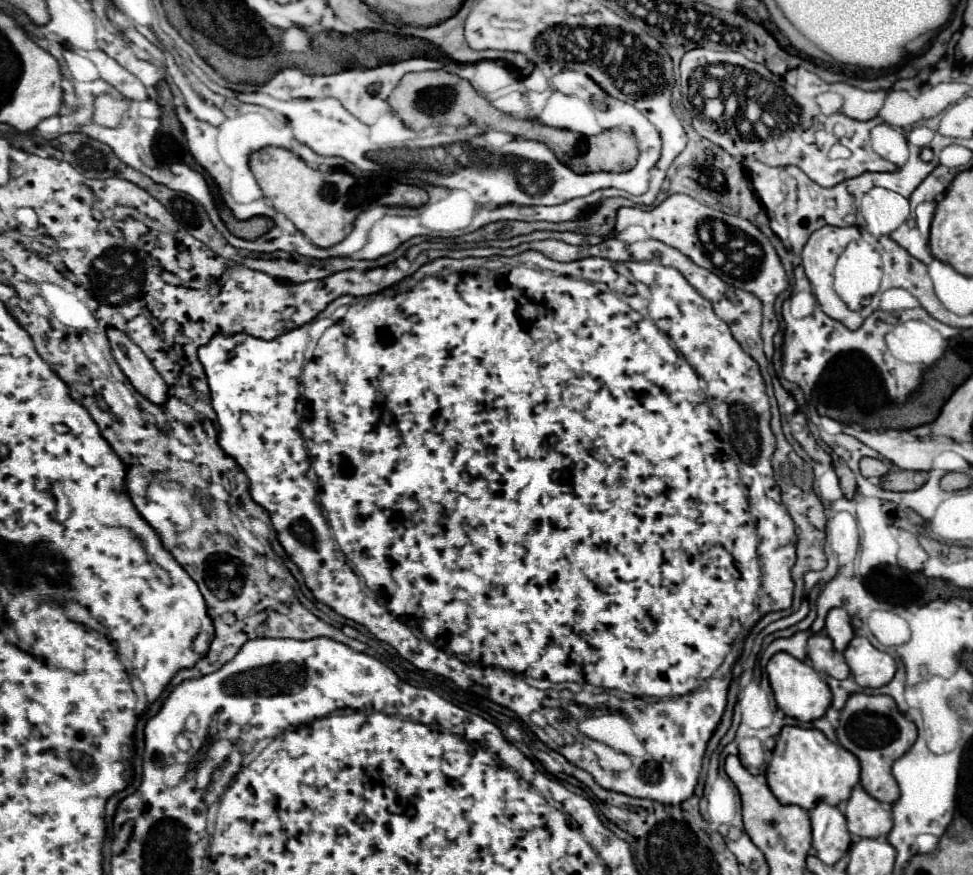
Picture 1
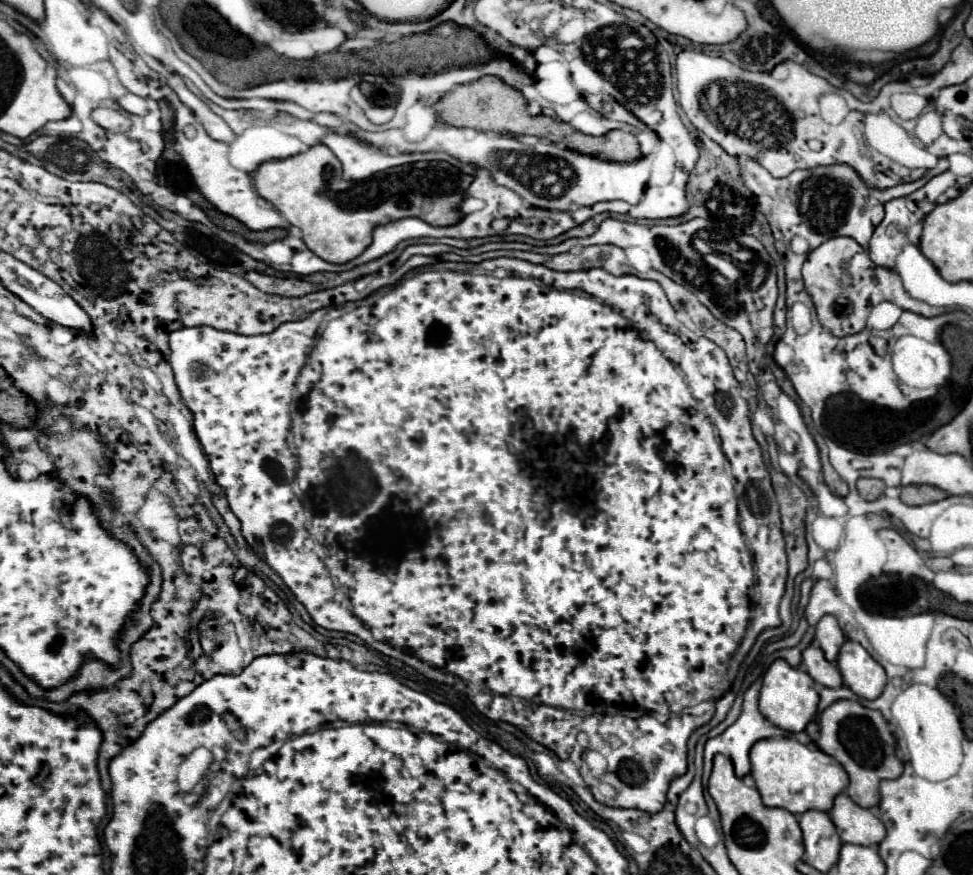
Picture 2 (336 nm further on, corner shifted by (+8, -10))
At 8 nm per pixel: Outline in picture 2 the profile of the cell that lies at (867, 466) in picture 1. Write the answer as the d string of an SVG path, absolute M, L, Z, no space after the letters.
M861 478L857 482L857 490L861 494L861 498L865 500L875 500L883 494L885 490L885 482L883 480L877 480L877 478Z

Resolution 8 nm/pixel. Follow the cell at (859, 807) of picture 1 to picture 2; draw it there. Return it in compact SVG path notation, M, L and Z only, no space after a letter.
M839 794L835 798L835 806L829 812L833 824L843 842L875 846L885 838L885 826L879 818L875 818L869 810L853 804L849 796Z

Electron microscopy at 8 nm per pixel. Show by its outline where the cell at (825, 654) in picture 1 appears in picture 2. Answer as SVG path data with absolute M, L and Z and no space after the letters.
M809 646L803 652L803 668L815 682L819 682L827 688L843 686L843 678L839 674L837 666L833 662L825 660L825 654L817 646Z

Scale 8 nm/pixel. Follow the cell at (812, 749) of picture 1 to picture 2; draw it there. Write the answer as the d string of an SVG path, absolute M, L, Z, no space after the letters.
M789 736L779 740L759 740L751 748L751 776L755 778L765 806L783 808L791 814L803 814L807 810L829 812L835 796L849 786L847 772L833 756L827 756L819 748L809 748Z

